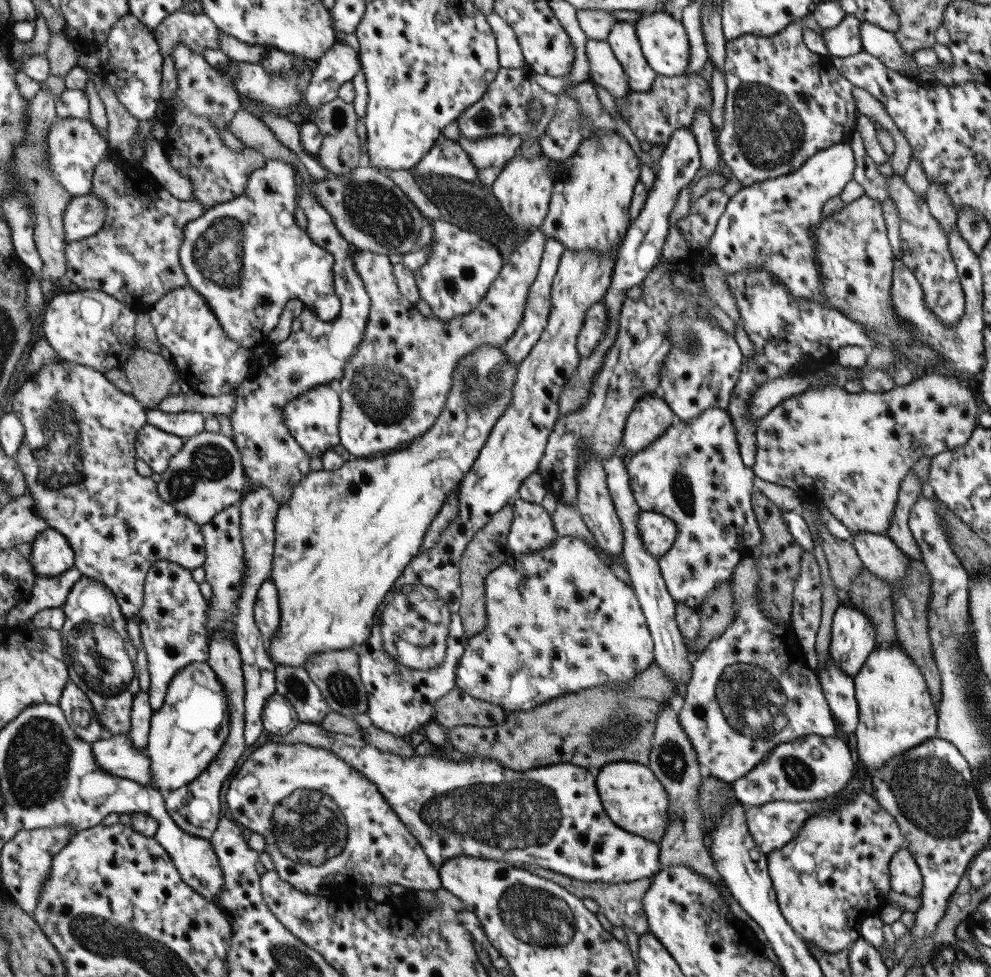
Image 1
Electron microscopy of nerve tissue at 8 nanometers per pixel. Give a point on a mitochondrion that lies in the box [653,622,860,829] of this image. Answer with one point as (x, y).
(754, 701)

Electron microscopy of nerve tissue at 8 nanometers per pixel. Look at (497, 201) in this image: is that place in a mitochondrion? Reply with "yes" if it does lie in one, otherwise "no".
no

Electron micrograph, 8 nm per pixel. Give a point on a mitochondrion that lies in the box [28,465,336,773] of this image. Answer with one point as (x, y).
(102, 658)

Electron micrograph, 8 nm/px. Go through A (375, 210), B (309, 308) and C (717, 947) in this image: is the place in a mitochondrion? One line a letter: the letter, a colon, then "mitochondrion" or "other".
A: mitochondrion
B: other
C: other

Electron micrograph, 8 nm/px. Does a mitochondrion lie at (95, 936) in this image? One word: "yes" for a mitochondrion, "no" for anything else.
yes

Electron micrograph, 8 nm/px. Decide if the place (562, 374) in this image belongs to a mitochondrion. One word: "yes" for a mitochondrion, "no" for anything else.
no

